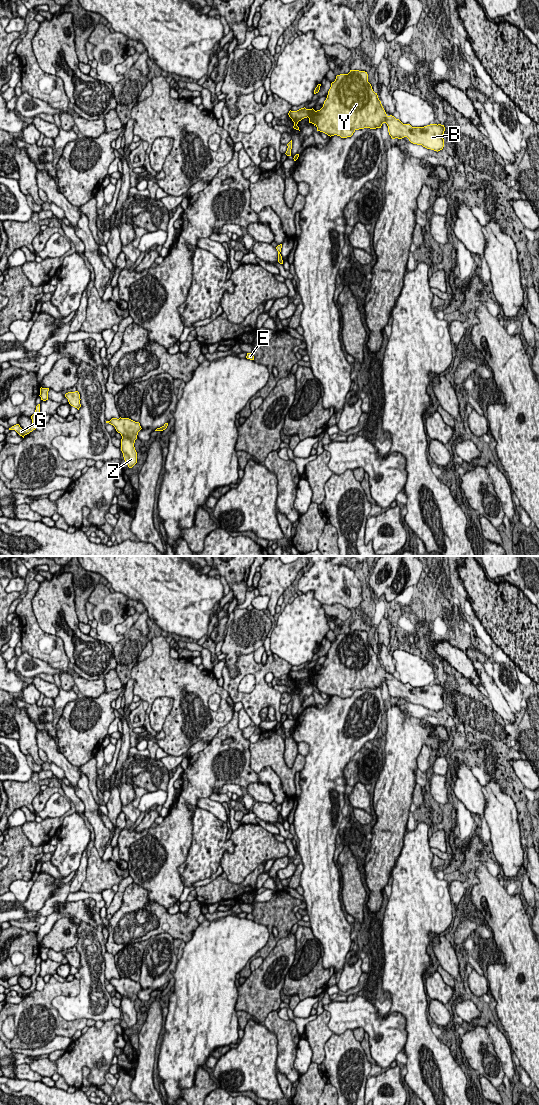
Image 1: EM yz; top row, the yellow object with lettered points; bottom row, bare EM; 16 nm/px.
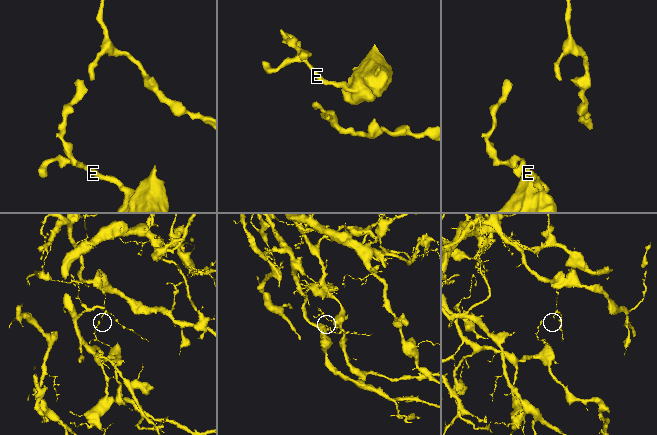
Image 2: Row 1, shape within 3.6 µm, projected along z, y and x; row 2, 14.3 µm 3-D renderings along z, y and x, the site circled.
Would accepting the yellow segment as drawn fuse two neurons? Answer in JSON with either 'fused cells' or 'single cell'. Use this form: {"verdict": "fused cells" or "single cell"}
{"verdict": "single cell"}

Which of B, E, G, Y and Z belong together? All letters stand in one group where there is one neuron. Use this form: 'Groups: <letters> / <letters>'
Groups: B E G Y Z

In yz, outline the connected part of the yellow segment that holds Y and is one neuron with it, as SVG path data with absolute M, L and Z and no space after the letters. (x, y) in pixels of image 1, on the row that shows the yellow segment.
M350 70L348 74L337 75L320 110L304 107L290 110L288 115L294 122L294 129L299 130L298 122L308 117L317 131L330 137L347 138L356 130L381 128L386 123L392 139L407 137L411 143L437 152L444 147L444 125L412 127L392 115L388 116L365 71Z

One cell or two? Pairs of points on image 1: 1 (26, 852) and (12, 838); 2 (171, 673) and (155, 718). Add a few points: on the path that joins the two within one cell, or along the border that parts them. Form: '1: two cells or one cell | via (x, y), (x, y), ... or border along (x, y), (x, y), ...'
1: one cell | via (23, 849), (15, 841)
2: two cells | border along (173, 700), (169, 697), (157, 697), (148, 716)

